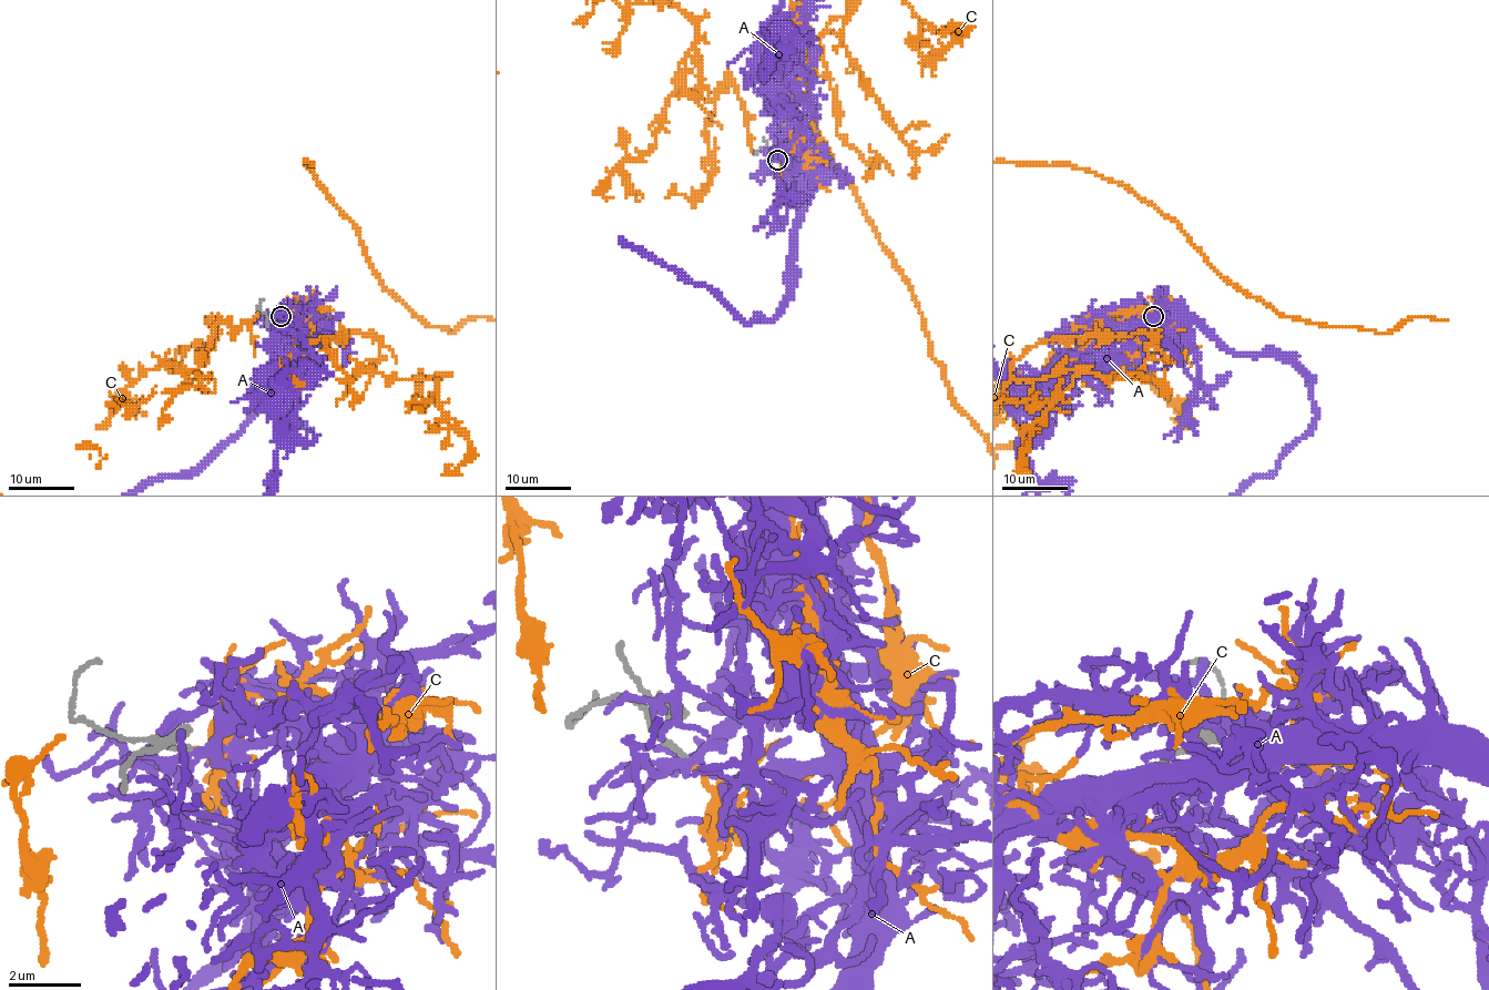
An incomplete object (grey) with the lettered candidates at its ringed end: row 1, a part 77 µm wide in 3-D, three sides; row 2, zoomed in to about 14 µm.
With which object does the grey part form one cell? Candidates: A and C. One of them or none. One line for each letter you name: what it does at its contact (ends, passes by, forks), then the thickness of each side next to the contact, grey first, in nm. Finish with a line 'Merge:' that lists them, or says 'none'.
C: It ends there. Thickness 150 nm (grey) against 160 nm
Merge: C

